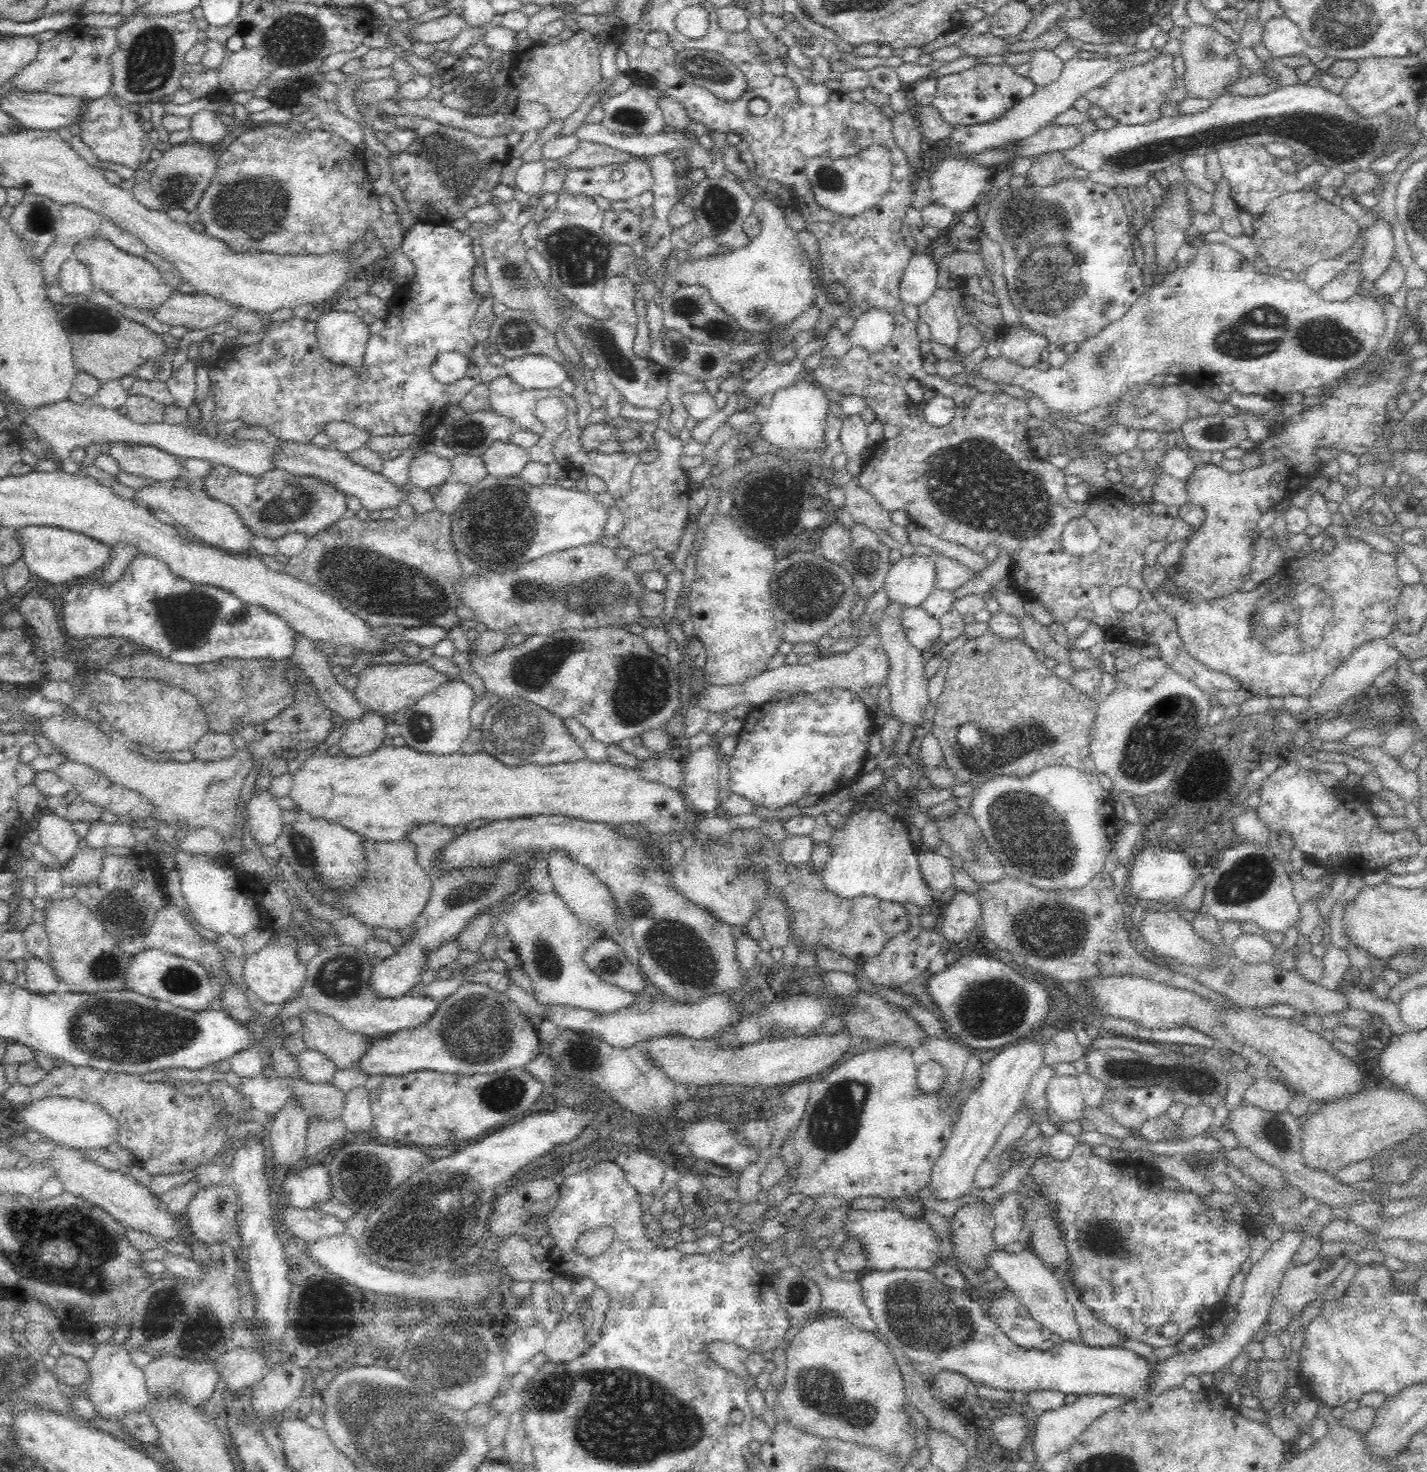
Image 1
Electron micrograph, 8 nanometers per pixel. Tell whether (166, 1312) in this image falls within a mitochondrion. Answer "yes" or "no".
yes

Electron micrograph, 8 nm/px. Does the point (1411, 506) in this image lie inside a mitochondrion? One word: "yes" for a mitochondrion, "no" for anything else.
no

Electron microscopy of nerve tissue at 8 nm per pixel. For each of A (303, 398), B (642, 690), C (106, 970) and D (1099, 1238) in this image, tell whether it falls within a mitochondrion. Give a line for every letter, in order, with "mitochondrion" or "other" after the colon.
A: mitochondrion
B: mitochondrion
C: mitochondrion
D: mitochondrion

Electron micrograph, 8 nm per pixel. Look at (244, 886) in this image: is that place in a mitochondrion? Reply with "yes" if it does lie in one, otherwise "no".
no

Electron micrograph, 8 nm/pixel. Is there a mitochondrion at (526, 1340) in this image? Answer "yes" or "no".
no

